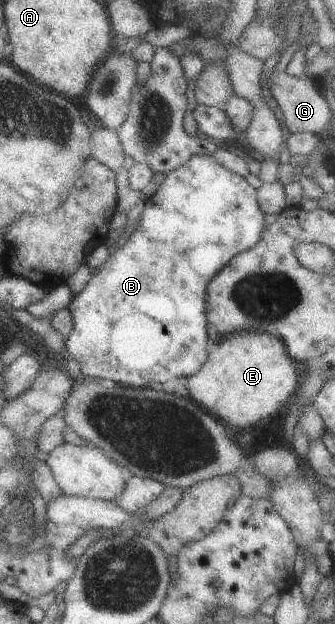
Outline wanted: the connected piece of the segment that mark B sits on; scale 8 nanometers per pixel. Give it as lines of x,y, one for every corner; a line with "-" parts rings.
195,155
181,166
168,172
163,183
153,196
145,199
145,208
139,219
139,226
135,232
131,232
125,244
119,249
111,250
107,261
99,266
97,274
92,276
85,288
77,293
69,302
69,312
71,312
73,328
68,339
65,341
65,348
73,360
77,360
82,375
85,377
94,377
97,380
107,378
114,382
121,383
129,387
148,388
151,382
168,382
181,378
187,378
195,374
205,361
211,351
211,343
207,336
207,315
205,308
205,288
211,282
221,268
241,252
253,248
258,240
261,240
261,232
265,230
266,213
259,208
257,202
257,189
254,188
244,177
223,167
215,160
212,155

